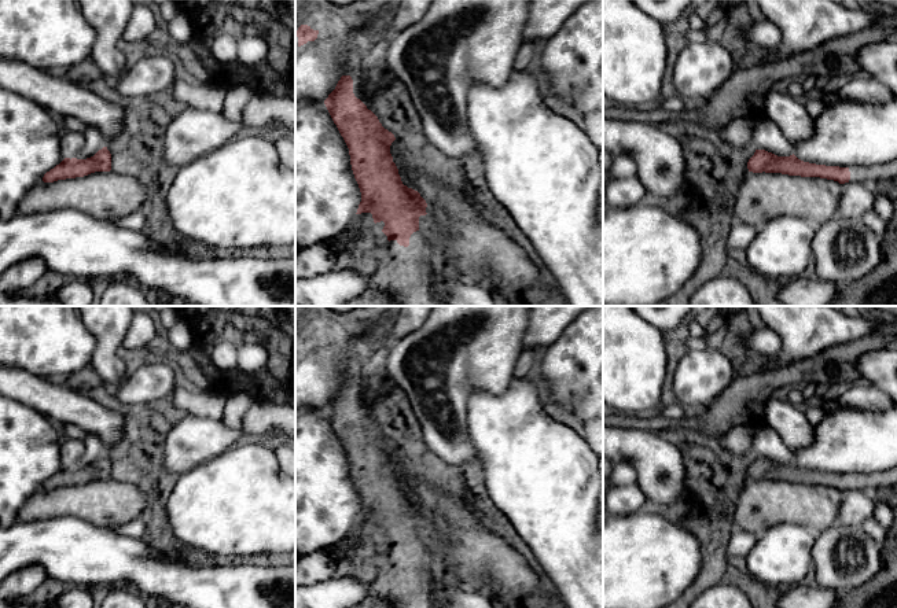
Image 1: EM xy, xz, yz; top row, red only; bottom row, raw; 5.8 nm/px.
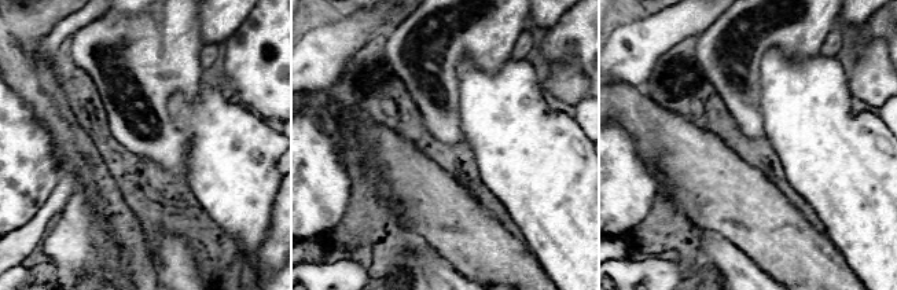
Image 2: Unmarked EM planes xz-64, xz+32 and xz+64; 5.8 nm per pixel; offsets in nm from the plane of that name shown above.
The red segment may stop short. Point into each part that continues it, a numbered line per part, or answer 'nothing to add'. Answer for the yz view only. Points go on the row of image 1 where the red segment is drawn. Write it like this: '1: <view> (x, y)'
1: yz (874, 176)

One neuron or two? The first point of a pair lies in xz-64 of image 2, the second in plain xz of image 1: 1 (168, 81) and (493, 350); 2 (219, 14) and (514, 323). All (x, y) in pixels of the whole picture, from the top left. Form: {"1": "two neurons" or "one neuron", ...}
{"1": "one neuron", "2": "two neurons"}

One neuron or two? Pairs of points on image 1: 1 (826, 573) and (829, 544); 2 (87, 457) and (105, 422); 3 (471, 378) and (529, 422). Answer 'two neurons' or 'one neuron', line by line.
1: one neuron
2: two neurons
3: two neurons

